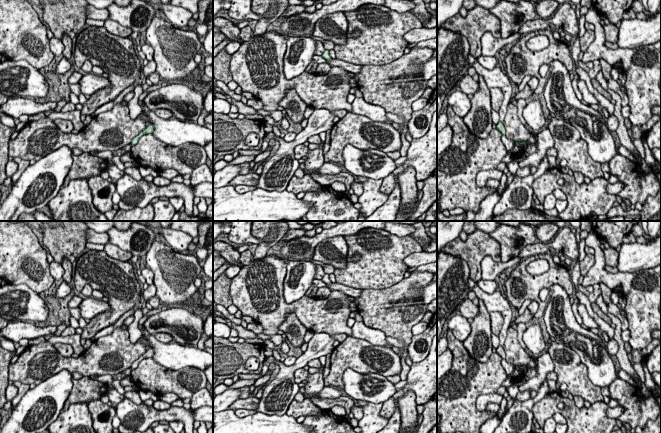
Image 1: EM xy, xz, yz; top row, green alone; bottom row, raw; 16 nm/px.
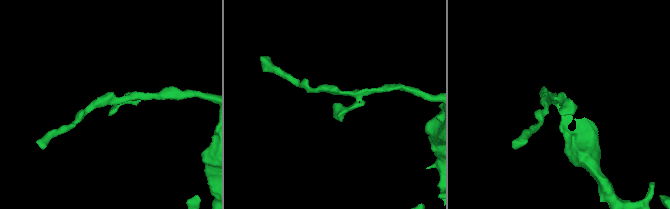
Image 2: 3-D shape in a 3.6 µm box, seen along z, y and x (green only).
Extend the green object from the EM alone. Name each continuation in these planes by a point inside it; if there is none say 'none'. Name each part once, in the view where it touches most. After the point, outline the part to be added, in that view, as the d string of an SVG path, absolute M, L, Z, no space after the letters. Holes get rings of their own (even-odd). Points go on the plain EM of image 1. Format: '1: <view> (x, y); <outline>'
none

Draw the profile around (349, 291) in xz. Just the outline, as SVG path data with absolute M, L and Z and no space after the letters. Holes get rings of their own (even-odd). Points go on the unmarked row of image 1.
M331 283L330 285L327 285L327 287L330 289L330 291L340 291L344 293L347 296L357 298L360 296L362 289L356 289L353 287L349 287L346 285L343 285L341 283Z

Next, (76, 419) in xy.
M89 402L71 404L66 411L61 411L58 418L47 428L49 433L96 433L88 409Z

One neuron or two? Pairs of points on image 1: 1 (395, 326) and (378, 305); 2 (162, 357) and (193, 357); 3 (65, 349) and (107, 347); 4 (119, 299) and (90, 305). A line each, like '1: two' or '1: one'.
1: one
2: one
3: two
4: two

